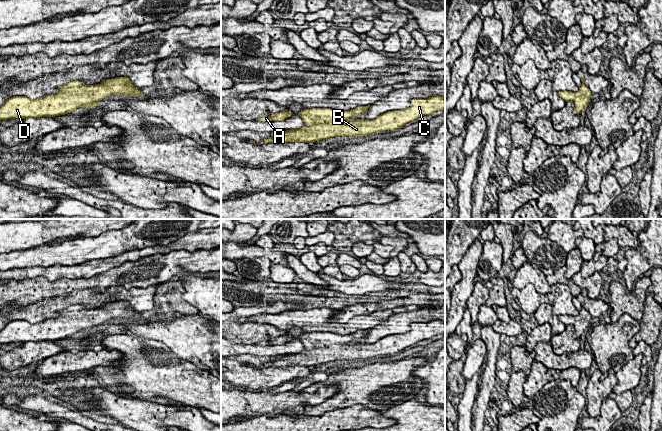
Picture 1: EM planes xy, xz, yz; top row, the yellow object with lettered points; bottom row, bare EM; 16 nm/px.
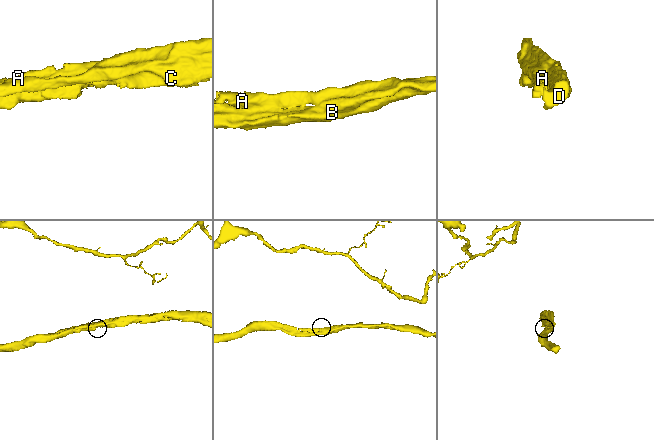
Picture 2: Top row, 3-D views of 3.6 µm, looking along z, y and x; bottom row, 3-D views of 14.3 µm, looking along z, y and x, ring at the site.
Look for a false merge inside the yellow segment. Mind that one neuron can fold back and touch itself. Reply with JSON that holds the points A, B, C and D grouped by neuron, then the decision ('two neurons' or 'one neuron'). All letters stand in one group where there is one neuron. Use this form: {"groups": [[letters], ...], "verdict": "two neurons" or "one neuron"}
{"groups": [["A", "B", "C", "D"]], "verdict": "one neuron"}

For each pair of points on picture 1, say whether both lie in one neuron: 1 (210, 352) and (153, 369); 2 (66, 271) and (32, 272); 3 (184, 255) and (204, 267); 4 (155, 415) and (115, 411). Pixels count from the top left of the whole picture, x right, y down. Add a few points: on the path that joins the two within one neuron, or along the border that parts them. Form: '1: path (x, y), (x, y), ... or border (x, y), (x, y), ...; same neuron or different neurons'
1: border (165, 345), (179, 358), (186, 361); different neurons
2: path (58, 271), (40, 271); same neuron
3: path (190, 256), (198, 256), (203, 261); same neuron
4: path (145, 415), (125, 411); same neuron

